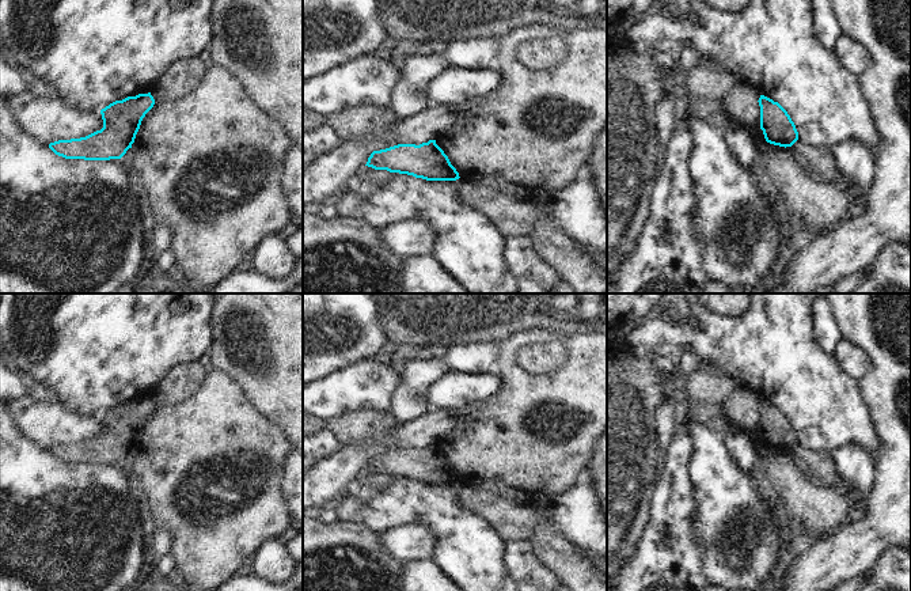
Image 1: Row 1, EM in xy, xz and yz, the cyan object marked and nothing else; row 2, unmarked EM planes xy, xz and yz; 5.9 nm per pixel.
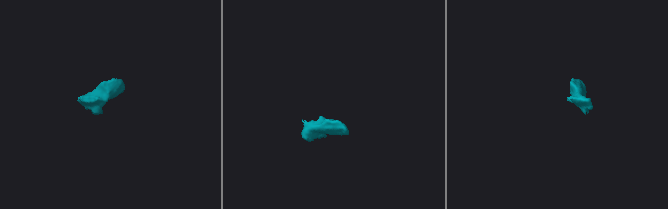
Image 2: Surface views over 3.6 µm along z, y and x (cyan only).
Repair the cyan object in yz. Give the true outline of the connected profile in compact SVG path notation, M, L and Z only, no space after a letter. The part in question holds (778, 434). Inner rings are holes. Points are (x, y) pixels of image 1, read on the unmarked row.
M760 399L760 433L767 447L792 451L798 444L798 436L787 416L773 404Z

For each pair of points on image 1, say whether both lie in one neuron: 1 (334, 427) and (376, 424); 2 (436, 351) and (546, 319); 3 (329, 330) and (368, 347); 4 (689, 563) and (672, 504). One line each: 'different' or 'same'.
1: same
2: different
3: same
4: same

